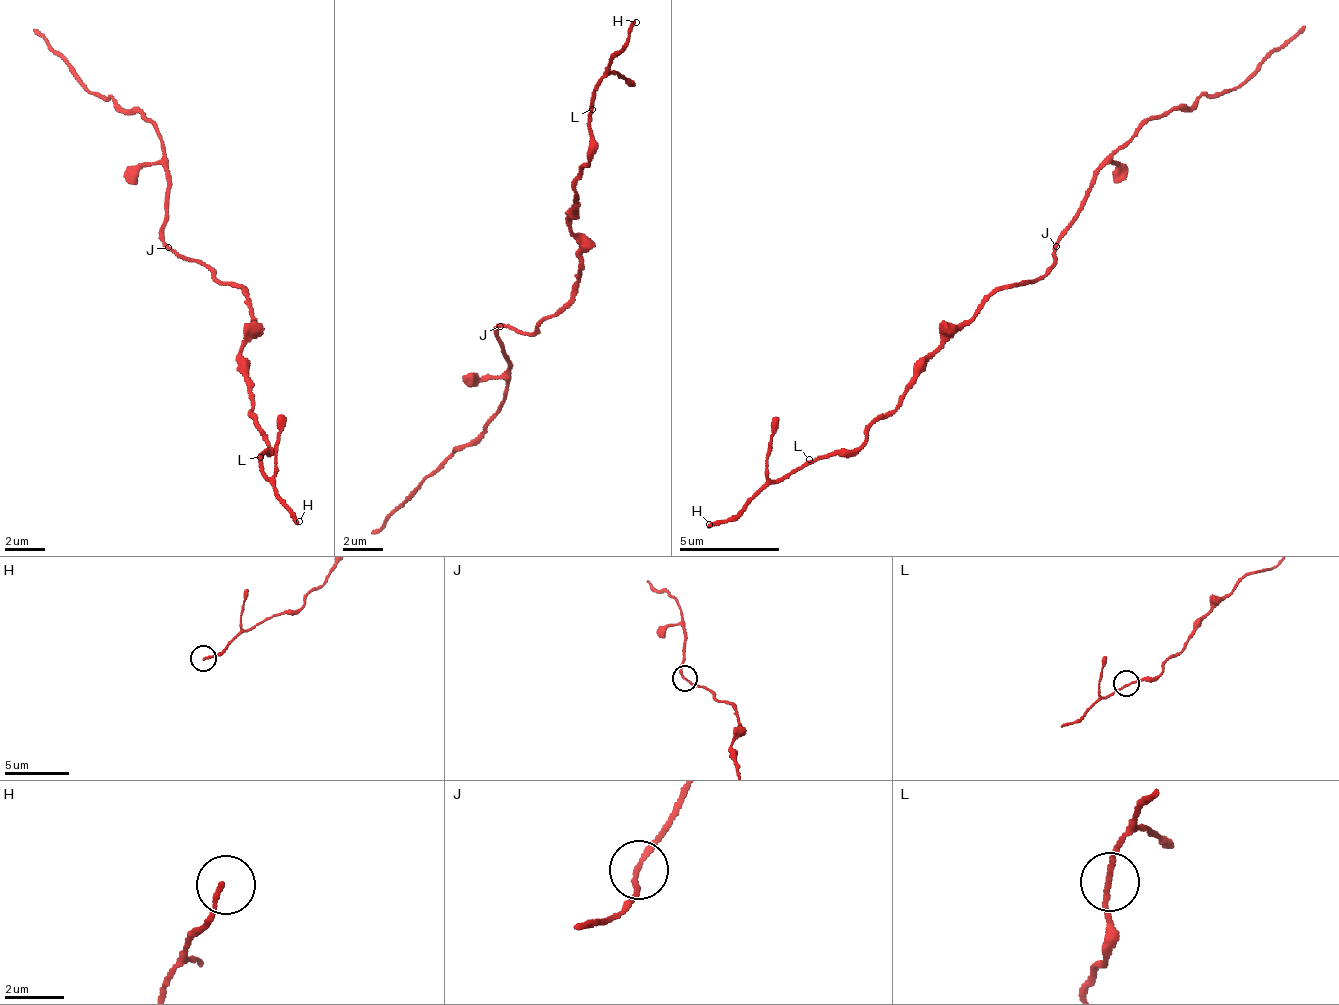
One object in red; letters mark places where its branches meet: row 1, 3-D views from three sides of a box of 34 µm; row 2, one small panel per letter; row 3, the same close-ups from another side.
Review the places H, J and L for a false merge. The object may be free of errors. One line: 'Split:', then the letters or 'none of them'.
Split: none of them

